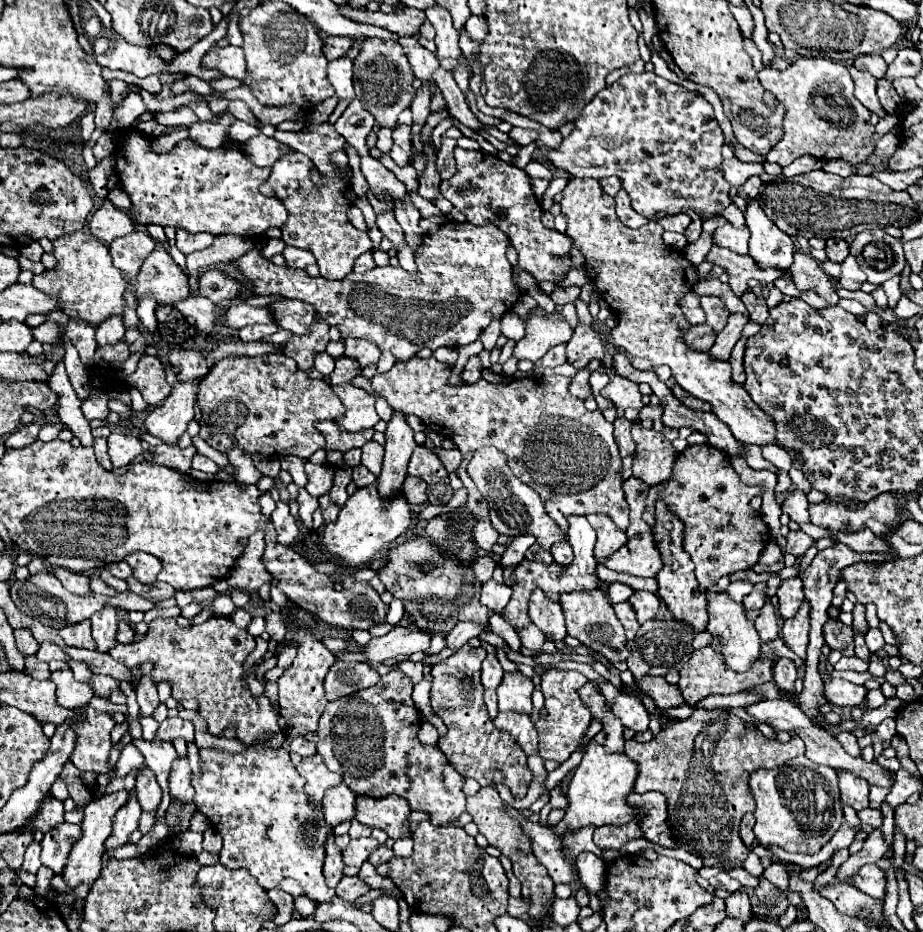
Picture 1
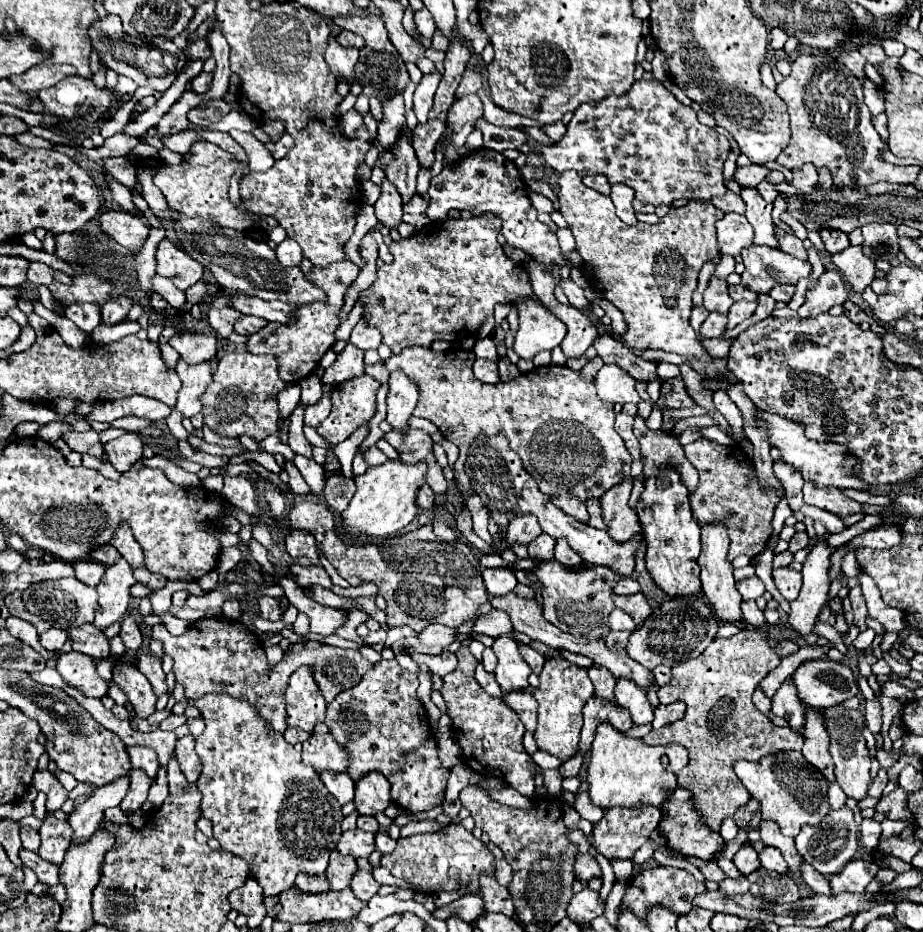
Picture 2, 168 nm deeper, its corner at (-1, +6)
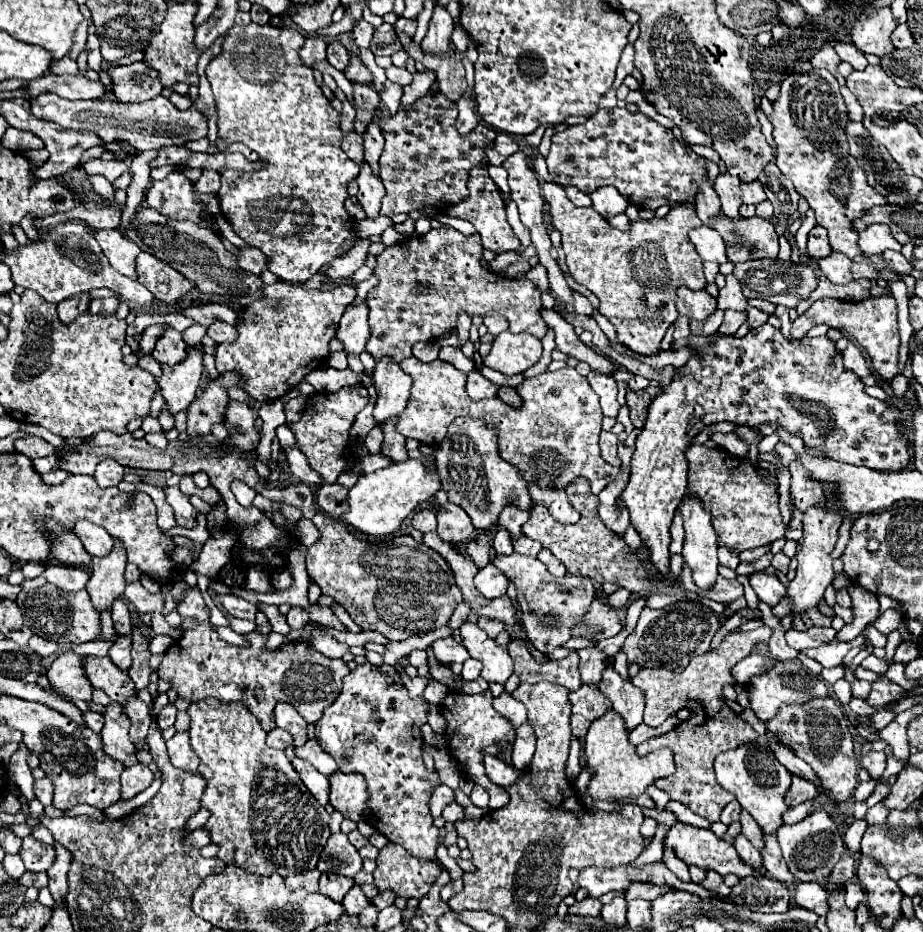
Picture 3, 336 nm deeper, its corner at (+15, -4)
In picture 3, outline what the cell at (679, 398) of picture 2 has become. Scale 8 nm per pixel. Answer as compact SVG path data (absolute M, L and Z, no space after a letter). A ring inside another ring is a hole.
M648 386L646 390L640 390L640 392L632 392L628 388L626 392L626 402L628 402L628 408L630 408L630 418L632 418L632 424L636 428L642 428L644 426L644 420L646 420L646 410L648 410L648 404L650 400L654 400L658 394L662 392L660 386Z

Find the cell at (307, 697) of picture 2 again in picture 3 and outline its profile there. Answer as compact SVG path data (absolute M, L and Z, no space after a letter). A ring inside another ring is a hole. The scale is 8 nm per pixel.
M280 702L274 708L274 716L276 716L276 726L290 732L294 738L294 746L302 746L308 736L306 736L306 720L300 718L300 714L296 712L296 708L288 702Z

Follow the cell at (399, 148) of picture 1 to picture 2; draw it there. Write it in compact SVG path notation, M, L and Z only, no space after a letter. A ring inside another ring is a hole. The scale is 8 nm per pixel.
M396 94L396 98L388 98L388 102L382 104L382 120L378 122L378 140L384 148L390 148L396 138L402 132L402 126L406 122L406 110L404 110L404 98L402 94Z

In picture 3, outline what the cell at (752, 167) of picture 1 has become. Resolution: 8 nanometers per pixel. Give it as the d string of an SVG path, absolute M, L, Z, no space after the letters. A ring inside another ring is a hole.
M754 180L754 182L742 182L740 190L742 190L742 202L744 204L758 204L758 202L766 200L764 186L758 180Z

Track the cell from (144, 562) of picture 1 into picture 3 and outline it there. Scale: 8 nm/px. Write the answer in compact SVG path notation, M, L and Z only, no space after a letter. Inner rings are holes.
M80 520L80 524L76 524L76 536L80 536L84 548L92 554L92 556L108 556L108 552L114 546L114 538L100 526Z

